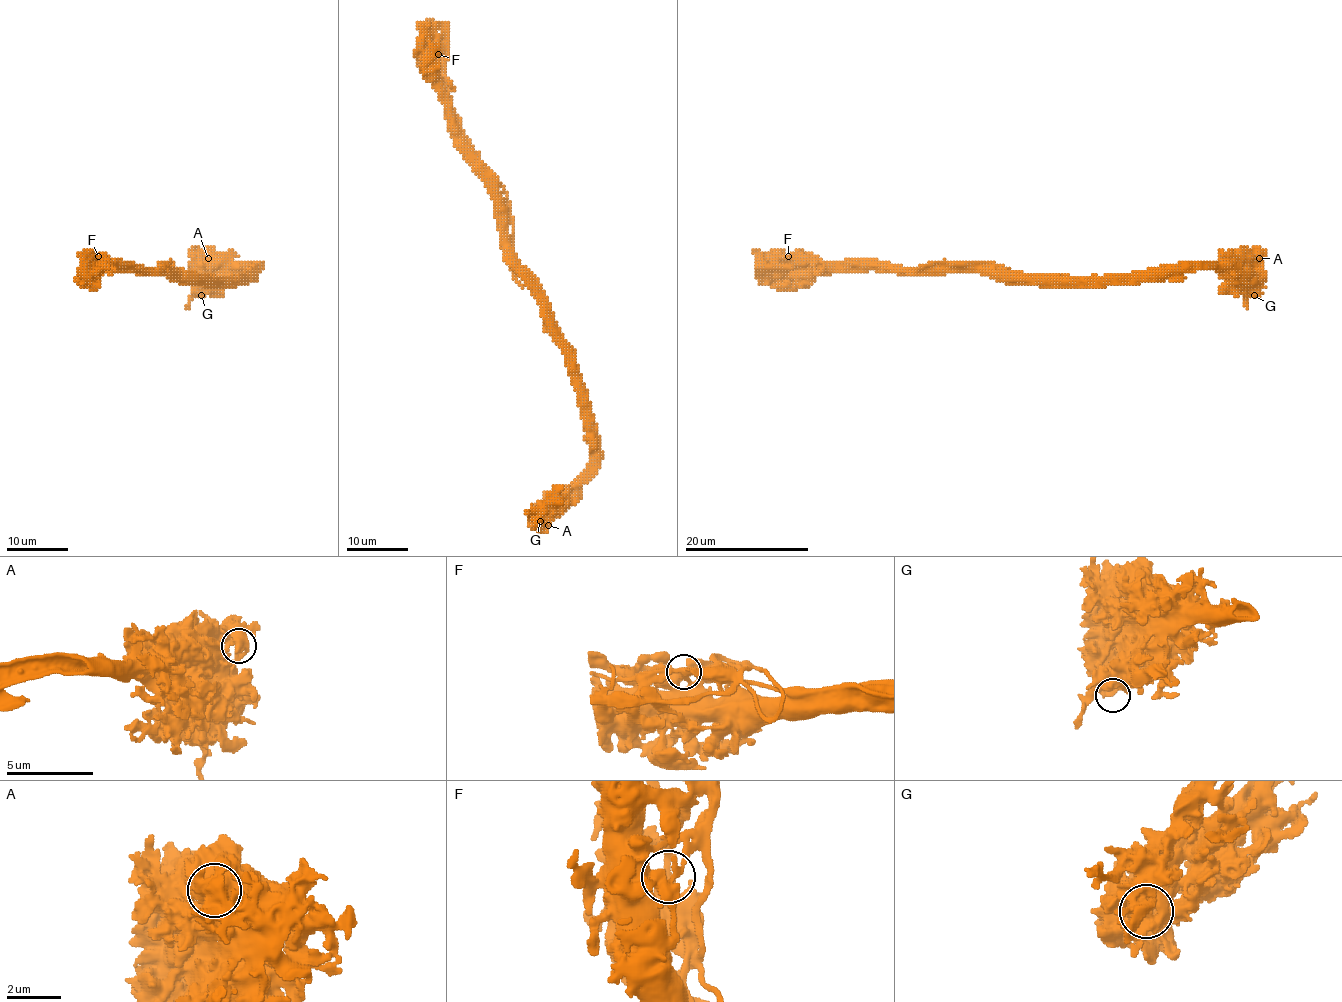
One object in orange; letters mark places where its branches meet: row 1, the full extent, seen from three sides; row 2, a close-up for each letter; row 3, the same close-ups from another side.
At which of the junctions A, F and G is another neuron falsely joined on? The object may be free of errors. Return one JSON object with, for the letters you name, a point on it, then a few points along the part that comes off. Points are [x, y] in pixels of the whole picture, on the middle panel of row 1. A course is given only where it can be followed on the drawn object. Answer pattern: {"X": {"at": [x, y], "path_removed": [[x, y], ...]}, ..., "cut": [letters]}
{"F": {"at": [438, 54], "path_removed": [[438, 54], [444, 94], [458, 121], [460, 131], [503, 188], [509, 204], [515, 281], [523, 289]]}, "cut": ["F"]}

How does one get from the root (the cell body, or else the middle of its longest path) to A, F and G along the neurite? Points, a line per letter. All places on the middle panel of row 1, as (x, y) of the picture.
A: (535, 280), (542, 315), (569, 352), (569, 371), (593, 443), (593, 465), (560, 499), (548, 525)
F: (535, 280), (520, 264), (511, 247), (506, 209), (495, 184), (455, 124), (450, 96), (441, 79), (438, 54)
G: (535, 280), (542, 315), (569, 352), (569, 371), (593, 443), (593, 465), (540, 521)

